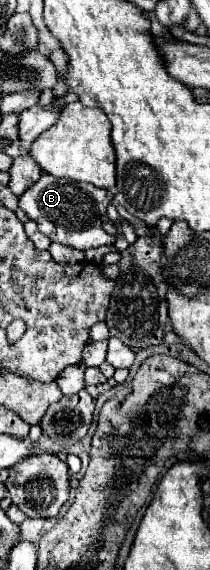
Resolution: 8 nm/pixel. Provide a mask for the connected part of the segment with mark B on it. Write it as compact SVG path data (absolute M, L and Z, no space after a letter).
M42 174L34 186L30 186L24 196L20 196L20 208L38 224L38 228L52 240L70 248L88 250L104 244L114 244L118 236L110 236L102 230L102 218L106 206L112 202L114 194L110 190L96 188L84 182L72 182L66 178L52 178Z

